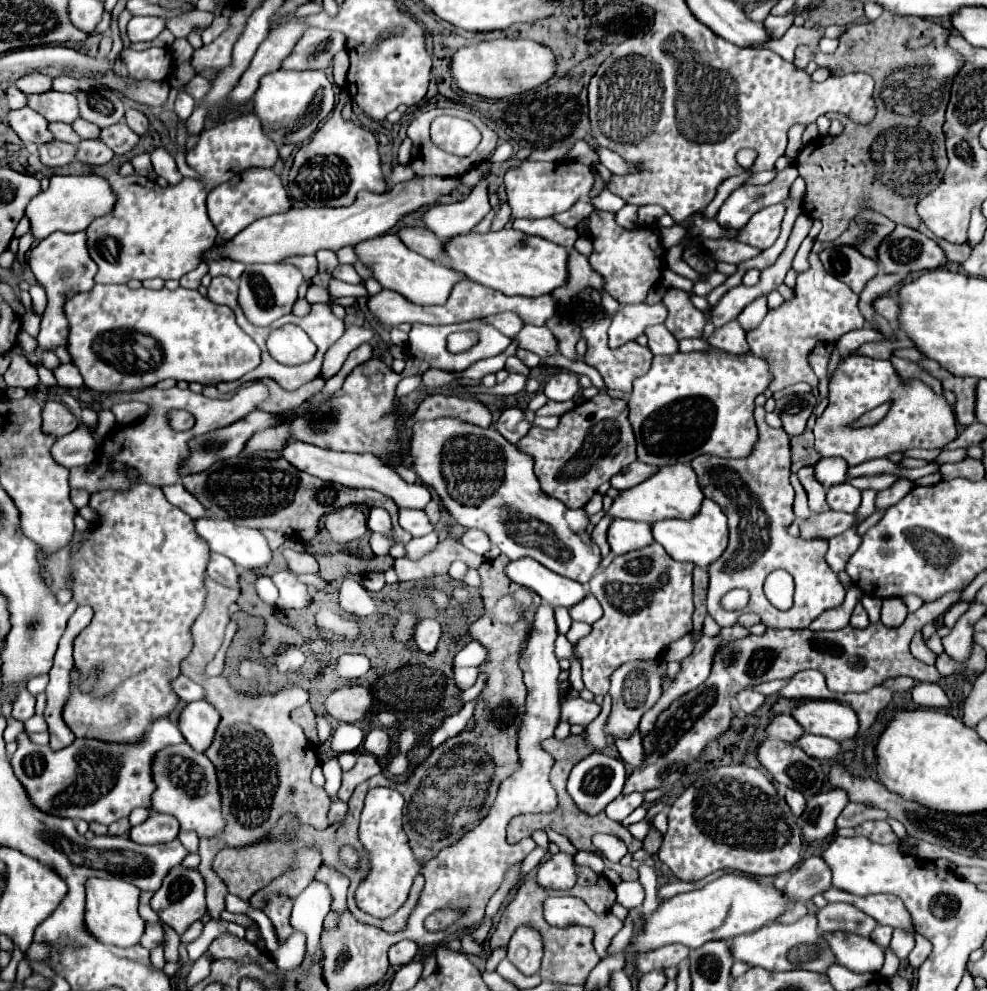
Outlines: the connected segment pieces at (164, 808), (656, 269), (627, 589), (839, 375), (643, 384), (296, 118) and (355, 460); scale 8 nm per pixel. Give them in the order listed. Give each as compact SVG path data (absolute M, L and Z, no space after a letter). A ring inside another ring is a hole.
M189 743L169 745L155 753L153 757L153 783L155 791L151 795L151 809L155 813L173 815L181 829L195 831L199 837L213 837L225 825L221 817L221 801L217 791L217 775L213 763L203 753L197 753Z
M593 211L589 223L589 235L595 249L589 257L589 263L593 271L603 277L605 293L609 293L621 305L643 303L649 289L661 279L665 251L657 235L653 235L649 227L637 227L633 231L625 231L623 227L617 227L613 213L607 211Z
M651 543L637 551L629 551L611 561L605 571L599 571L589 581L589 591L603 607L603 617L593 623L591 633L585 639L579 639L573 645L573 657L581 663L583 683L593 695L607 695L609 691L609 675L627 661L633 659L655 659L659 657L669 643L689 633L691 615L693 615L693 591L691 591L691 575L693 563L677 563L669 559L665 549L659 543Z
M851 353L835 371L829 383L829 405L821 417L817 417L815 427L815 449L821 457L841 457L847 465L859 465L869 459L889 457L897 451L907 449L943 449L957 437L957 421L953 409L947 405L945 397L939 397L921 381L901 383L889 361L861 357ZM891 401L889 413L873 427L851 429L849 423L861 417L861 413ZM835 435L847 435L847 439L831 439Z
M709 347L705 351L677 351L671 357L653 357L651 369L633 383L633 393L629 397L629 421L637 437L639 461L651 467L661 467L689 463L691 459L705 453L717 457L749 455L749 447L753 447L757 439L753 401L769 387L771 381L771 363L763 357L755 357L751 351L733 355L717 347Z
M273 71L261 79L253 95L253 113L259 117L263 133L279 147L307 141L317 131L319 123L333 111L333 105L333 83L323 71Z
M289 441L283 449L283 457L297 467L299 471L305 471L321 481L335 481L351 489L375 489L391 498L399 509L425 509L425 505L431 501L431 491L427 486L419 483L405 483L393 469L389 469L383 461L379 461L371 453L341 453L331 449L321 449L317 445L301 443L301 441Z

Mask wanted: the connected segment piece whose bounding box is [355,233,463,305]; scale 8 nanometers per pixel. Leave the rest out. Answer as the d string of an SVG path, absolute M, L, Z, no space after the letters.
M385 233L381 237L373 237L373 239L365 239L365 241L357 243L355 253L357 253L359 261L367 269L371 269L371 277L377 279L383 289L397 291L397 293L405 295L409 301L419 303L419 305L445 303L453 285L463 279L461 275L457 275L457 271L445 267L443 263L427 259L415 251L409 251L393 233Z

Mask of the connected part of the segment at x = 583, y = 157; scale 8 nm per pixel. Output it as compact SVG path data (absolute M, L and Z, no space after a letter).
M577 141L567 159L575 159L575 161L581 161L581 163L585 163L589 167L597 167L599 165L599 157L595 153L597 151L587 141Z

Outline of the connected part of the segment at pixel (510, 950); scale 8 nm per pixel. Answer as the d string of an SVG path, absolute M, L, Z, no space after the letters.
M521 925L513 933L507 945L507 959L523 973L535 975L541 969L543 959L543 939L541 933L531 925Z

